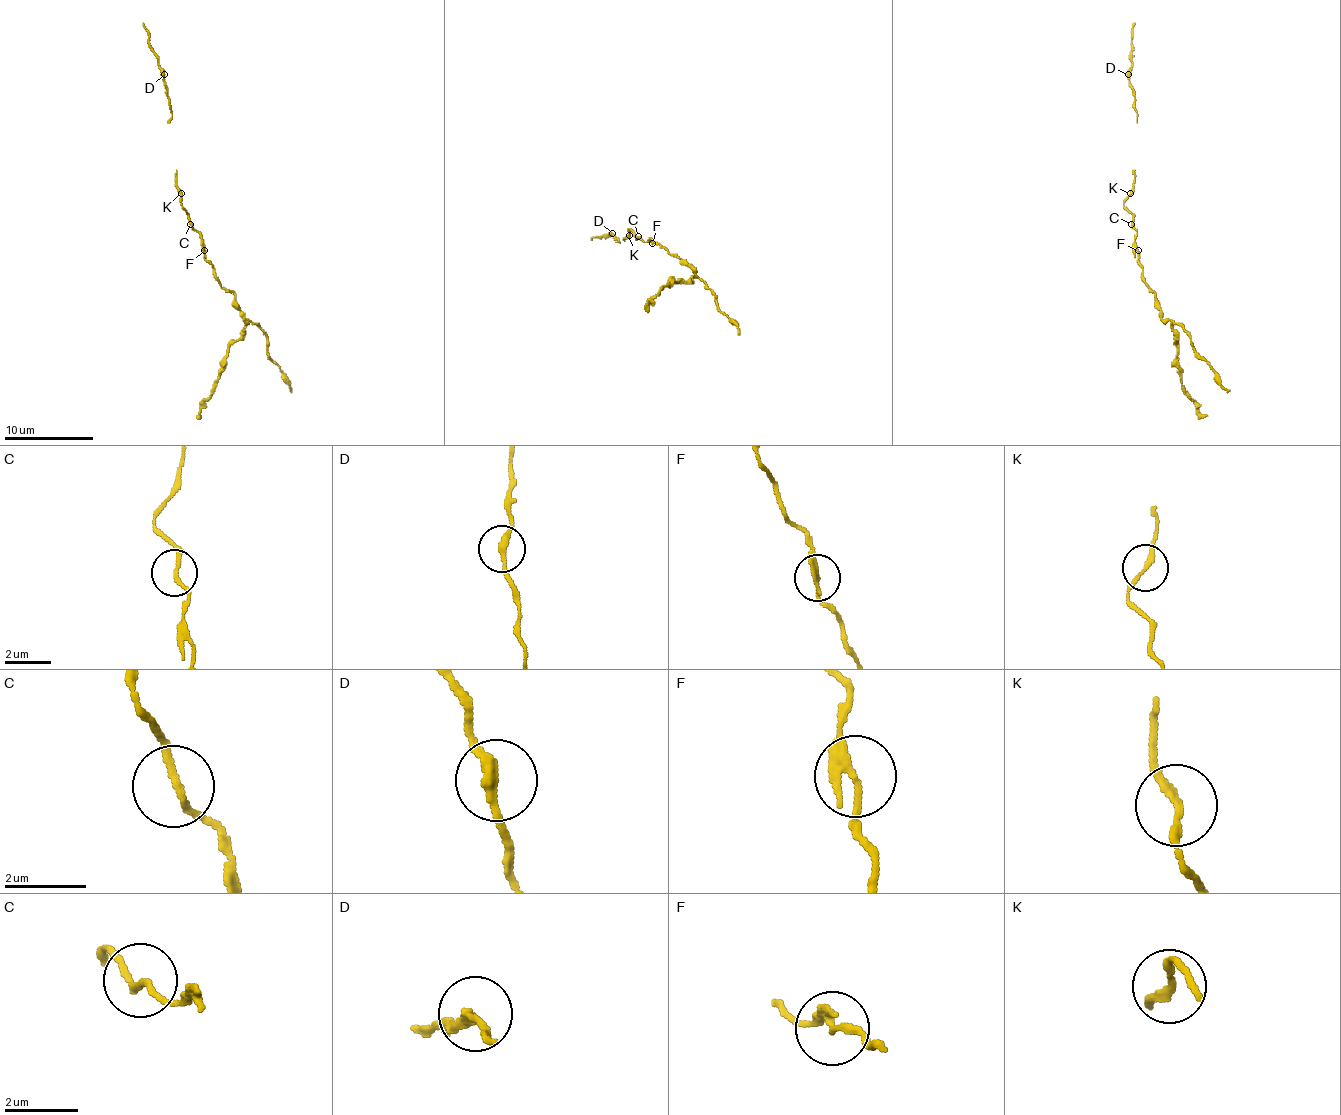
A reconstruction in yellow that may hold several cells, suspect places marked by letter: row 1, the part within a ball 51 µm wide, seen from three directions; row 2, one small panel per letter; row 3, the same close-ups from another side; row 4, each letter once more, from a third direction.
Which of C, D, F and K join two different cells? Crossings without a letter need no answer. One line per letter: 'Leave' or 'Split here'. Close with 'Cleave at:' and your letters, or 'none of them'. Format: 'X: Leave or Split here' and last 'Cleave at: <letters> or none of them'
C: Leave
D: Leave
F: Split here
K: Leave
Cleave at: F

